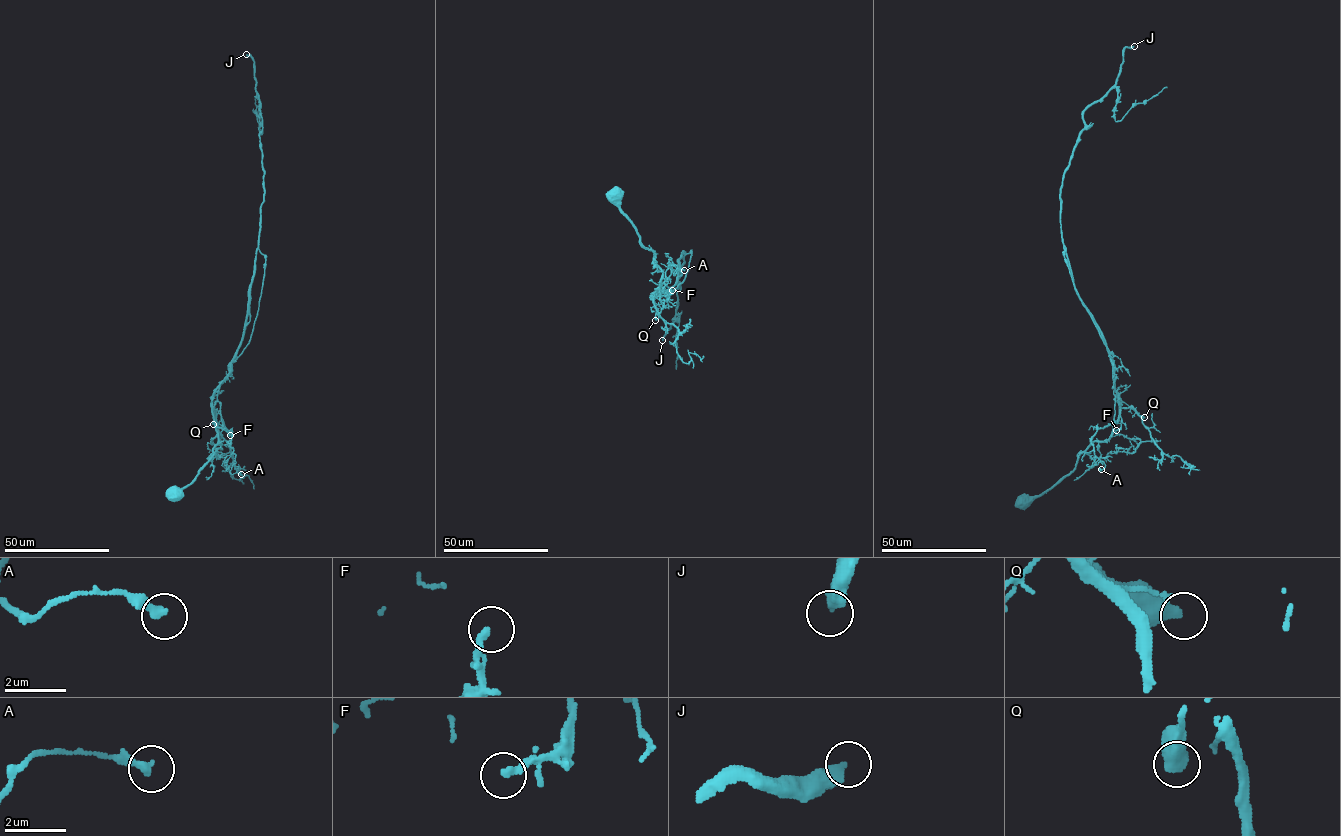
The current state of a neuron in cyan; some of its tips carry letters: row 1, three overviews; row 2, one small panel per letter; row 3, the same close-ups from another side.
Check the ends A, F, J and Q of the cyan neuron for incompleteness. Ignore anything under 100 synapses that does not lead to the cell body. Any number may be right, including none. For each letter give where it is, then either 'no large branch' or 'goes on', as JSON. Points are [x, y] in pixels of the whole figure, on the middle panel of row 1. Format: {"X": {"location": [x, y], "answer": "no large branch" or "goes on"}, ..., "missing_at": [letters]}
{"A": {"location": [684, 270], "answer": "no large branch"}, "F": {"location": [672, 290], "answer": "no large branch"}, "J": {"location": [662, 340], "answer": "goes on"}, "Q": {"location": [655, 320], "answer": "no large branch"}, "missing_at": ["J"]}

